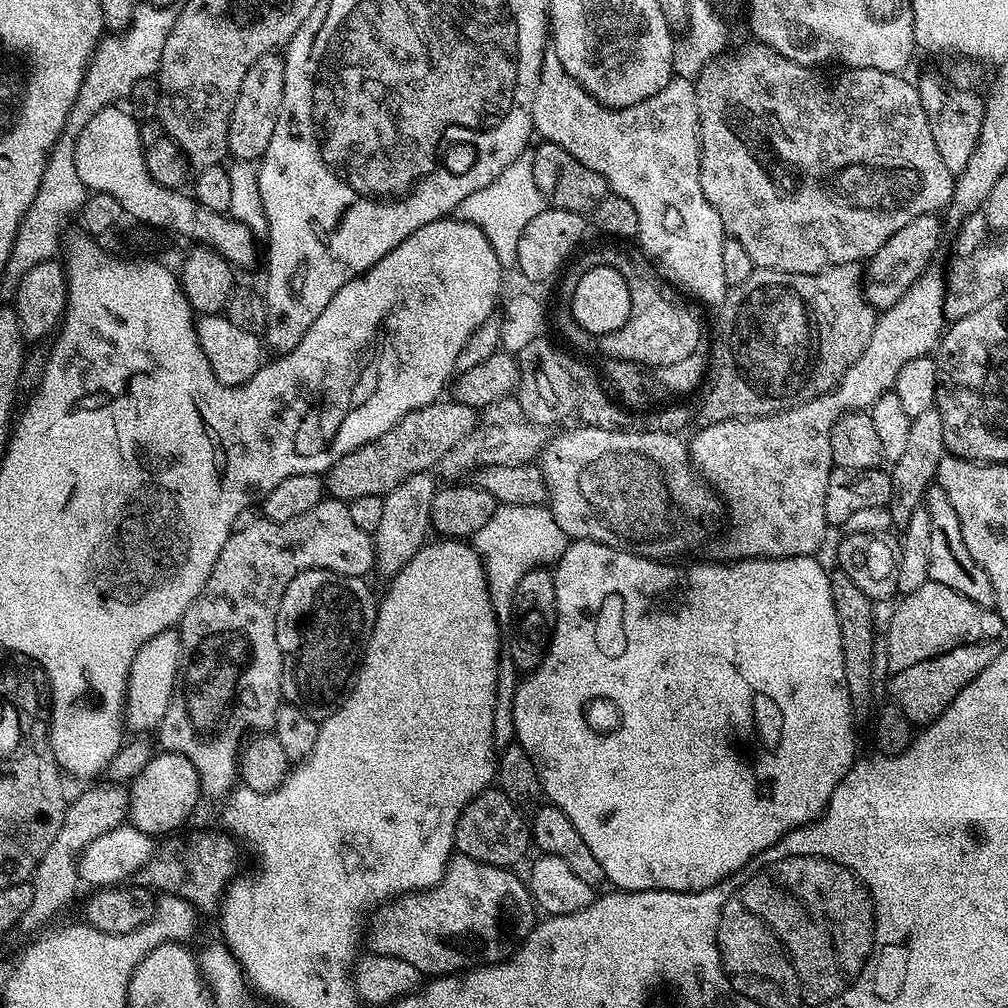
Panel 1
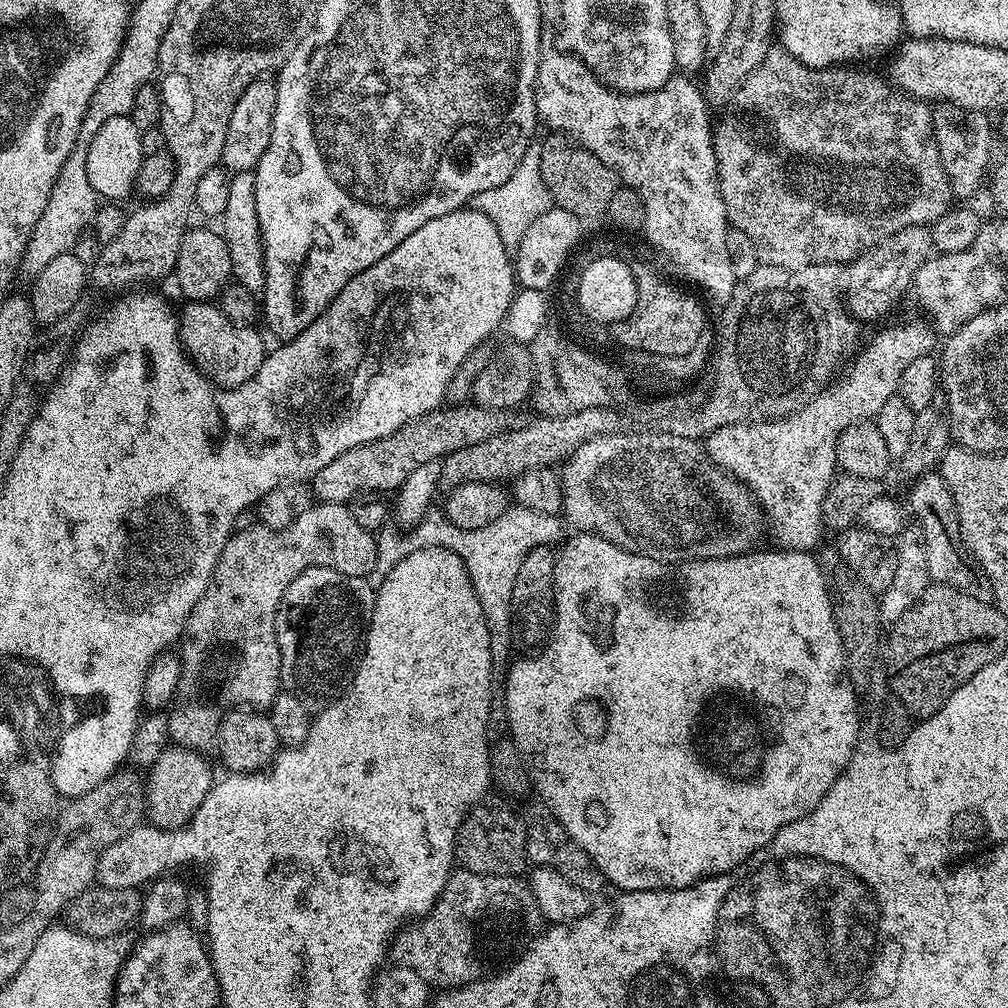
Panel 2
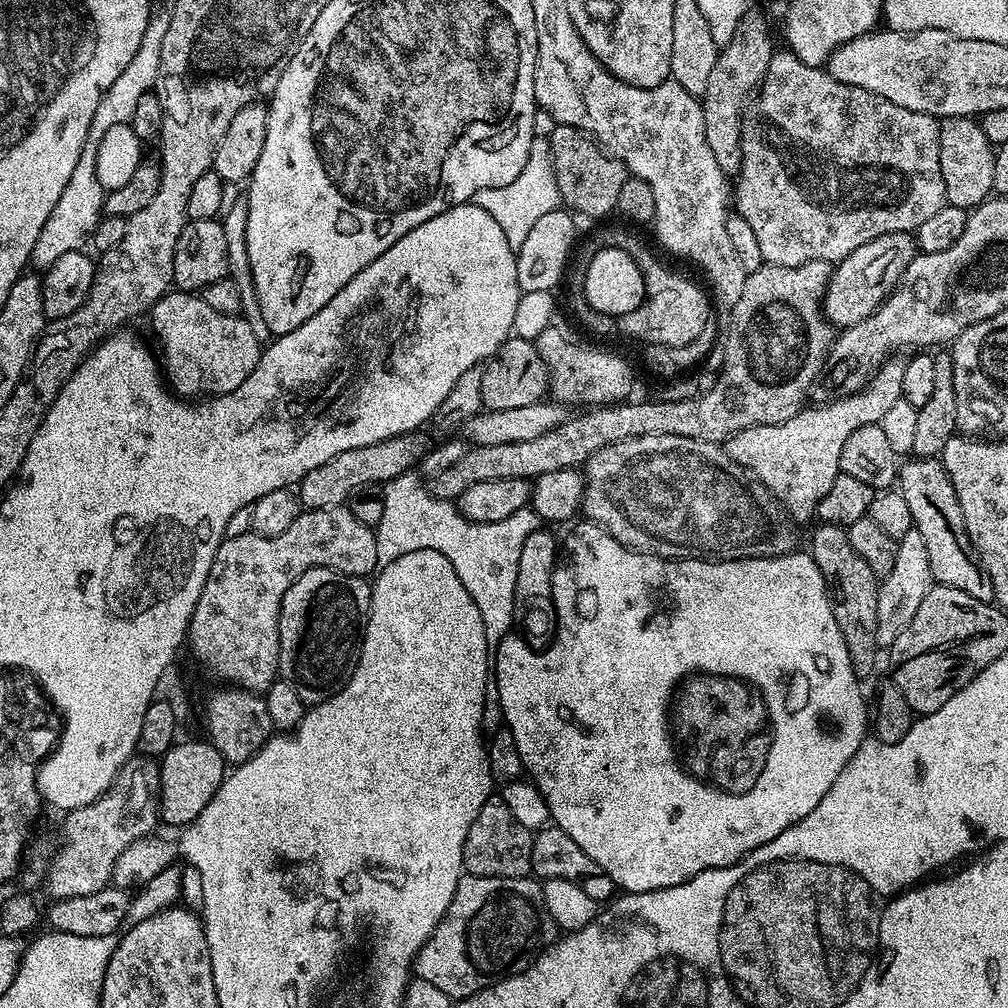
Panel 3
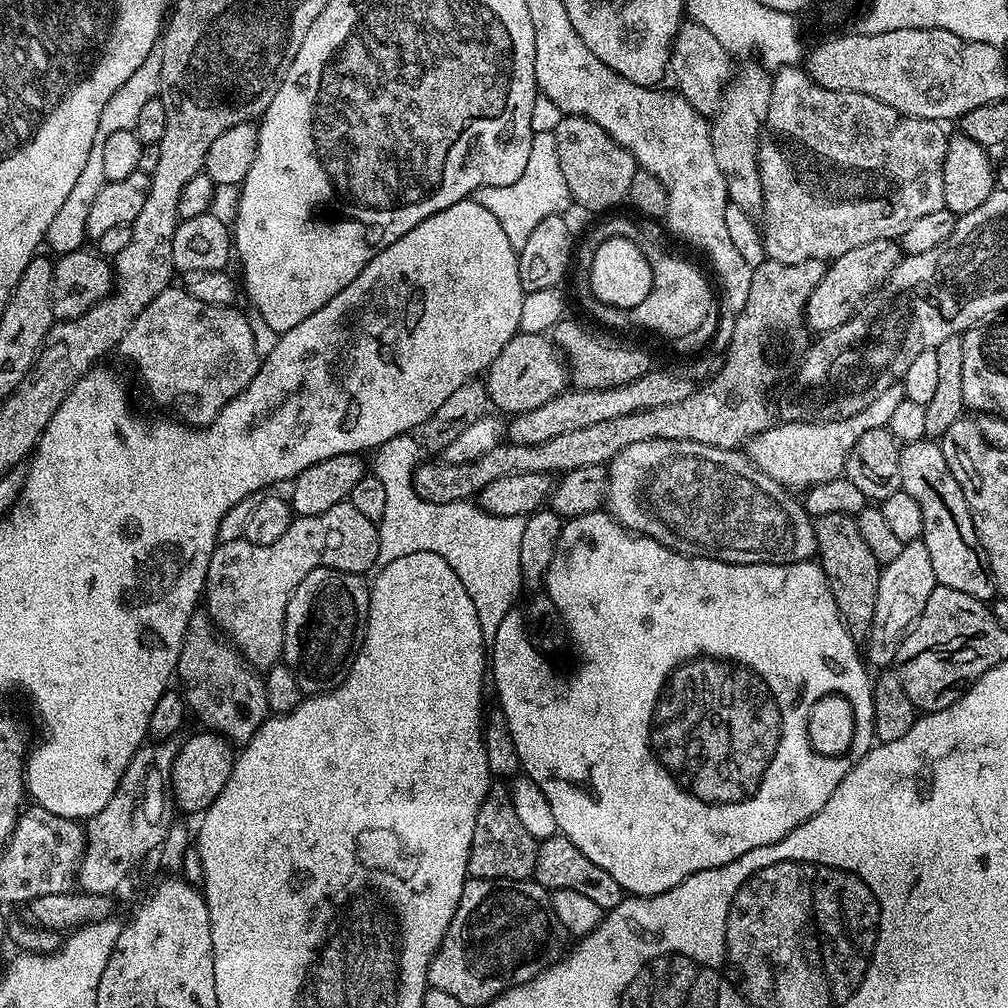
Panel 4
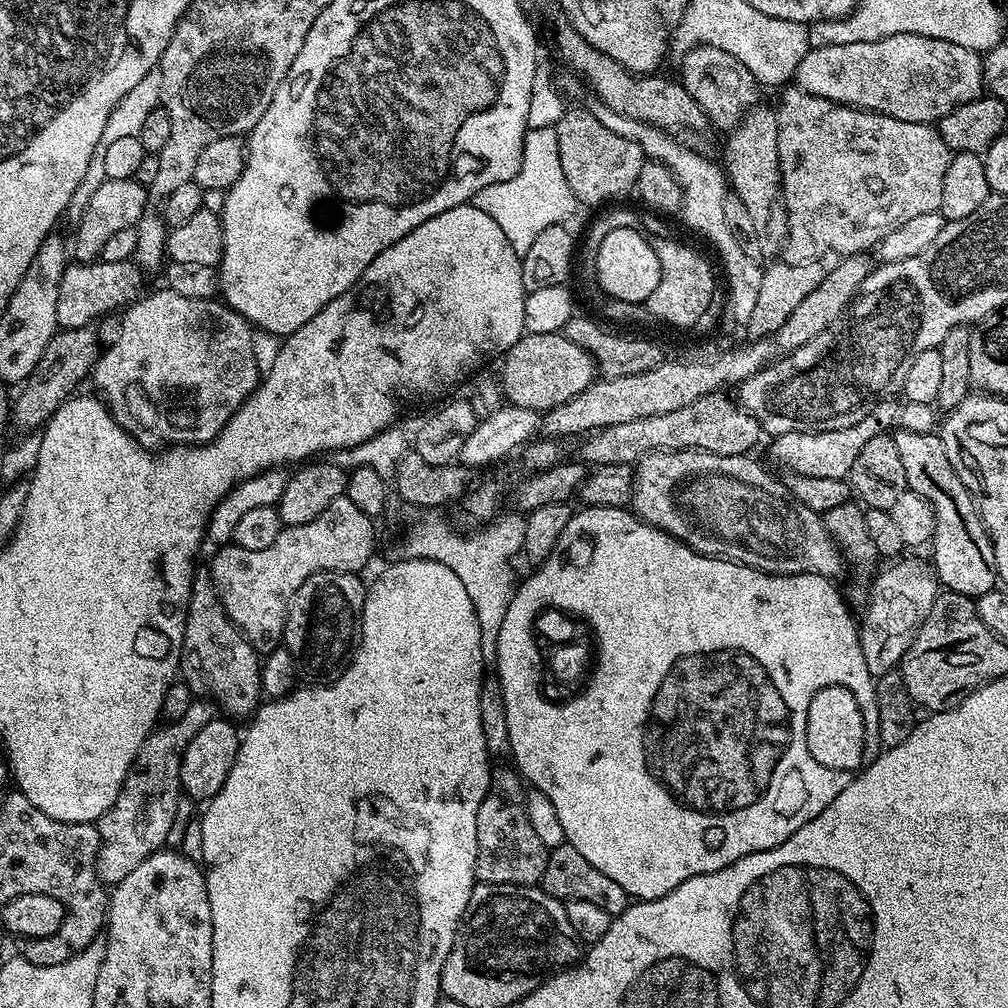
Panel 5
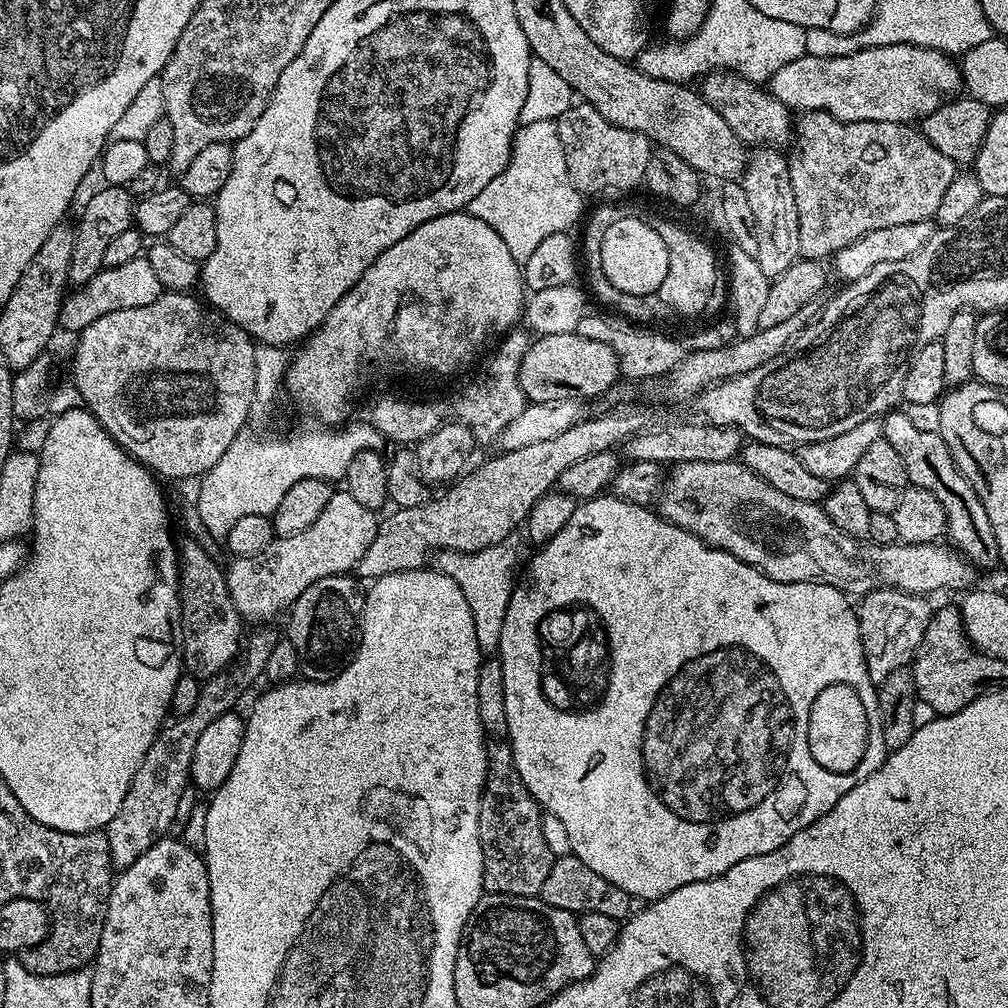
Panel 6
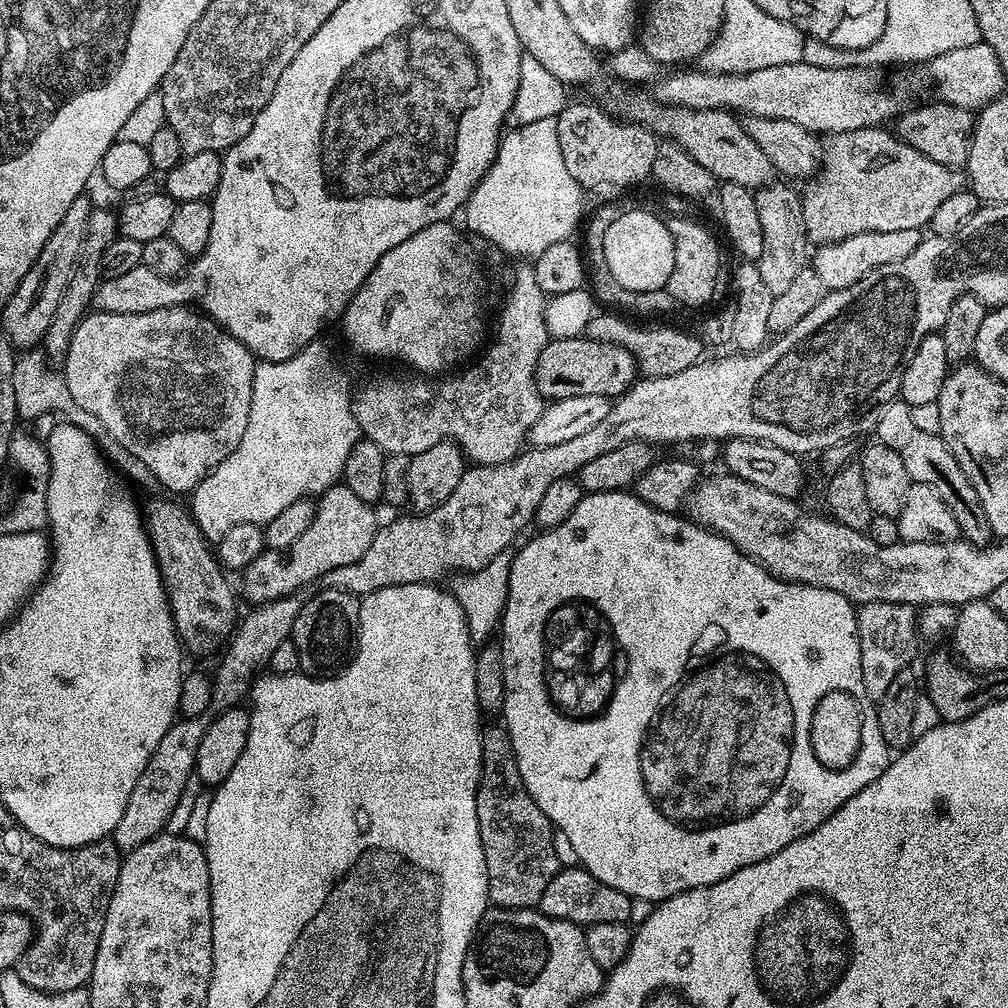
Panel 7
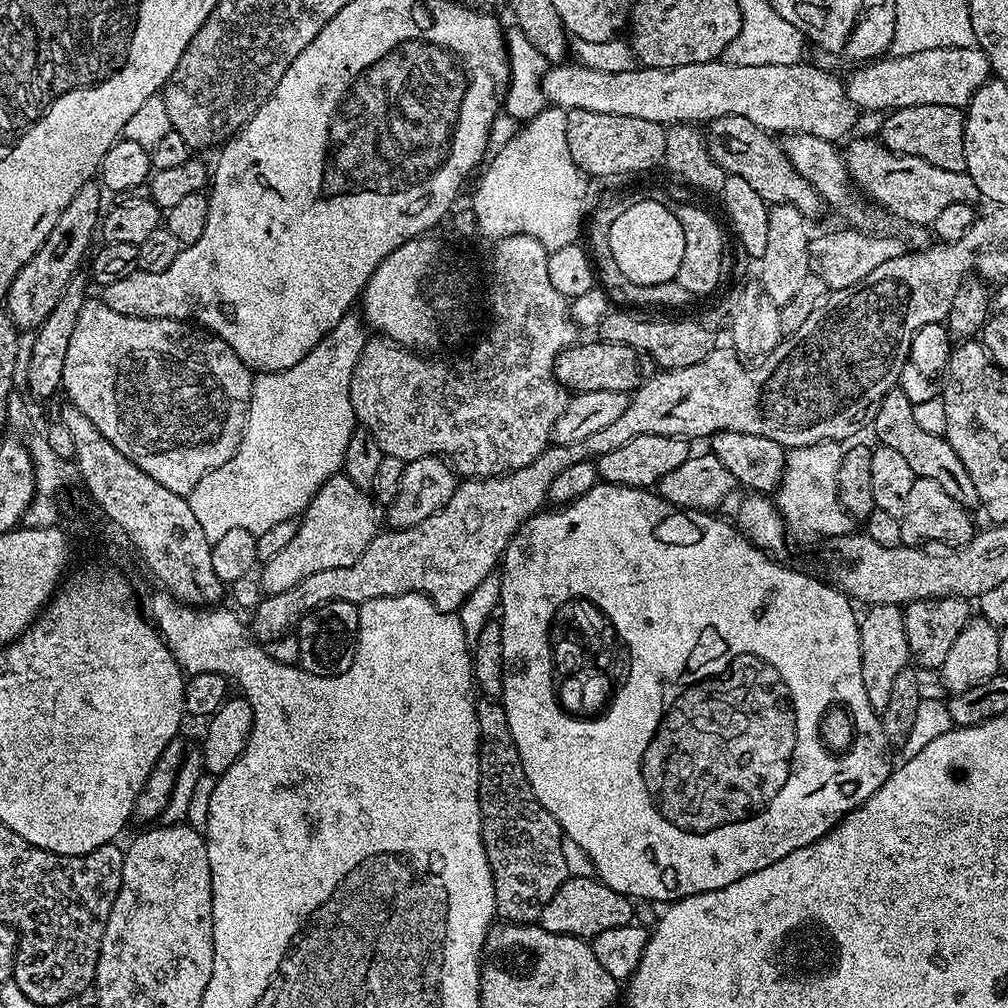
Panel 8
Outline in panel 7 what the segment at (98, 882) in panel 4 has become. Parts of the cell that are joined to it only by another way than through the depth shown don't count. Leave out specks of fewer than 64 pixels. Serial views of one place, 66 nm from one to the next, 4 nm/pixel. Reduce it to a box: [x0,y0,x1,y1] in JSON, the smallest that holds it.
[111,592,302,853]

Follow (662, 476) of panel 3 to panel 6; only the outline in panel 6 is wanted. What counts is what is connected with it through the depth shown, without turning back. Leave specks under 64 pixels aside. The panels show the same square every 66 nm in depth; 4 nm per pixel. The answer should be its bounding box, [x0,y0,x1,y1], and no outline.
[658,459,974,598]

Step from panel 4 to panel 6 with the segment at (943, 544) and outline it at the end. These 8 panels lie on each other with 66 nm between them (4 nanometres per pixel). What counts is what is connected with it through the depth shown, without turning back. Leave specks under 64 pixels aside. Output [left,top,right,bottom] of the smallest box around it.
[882,410,1000,569]

